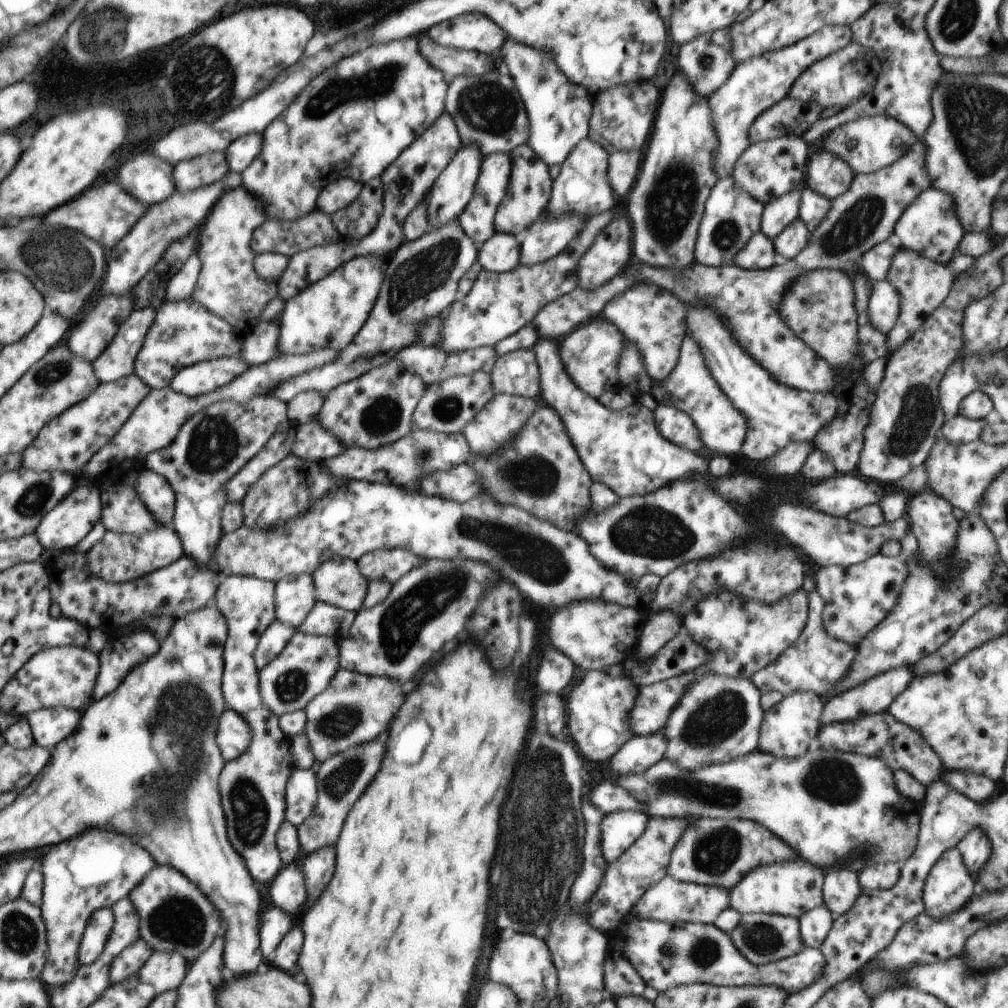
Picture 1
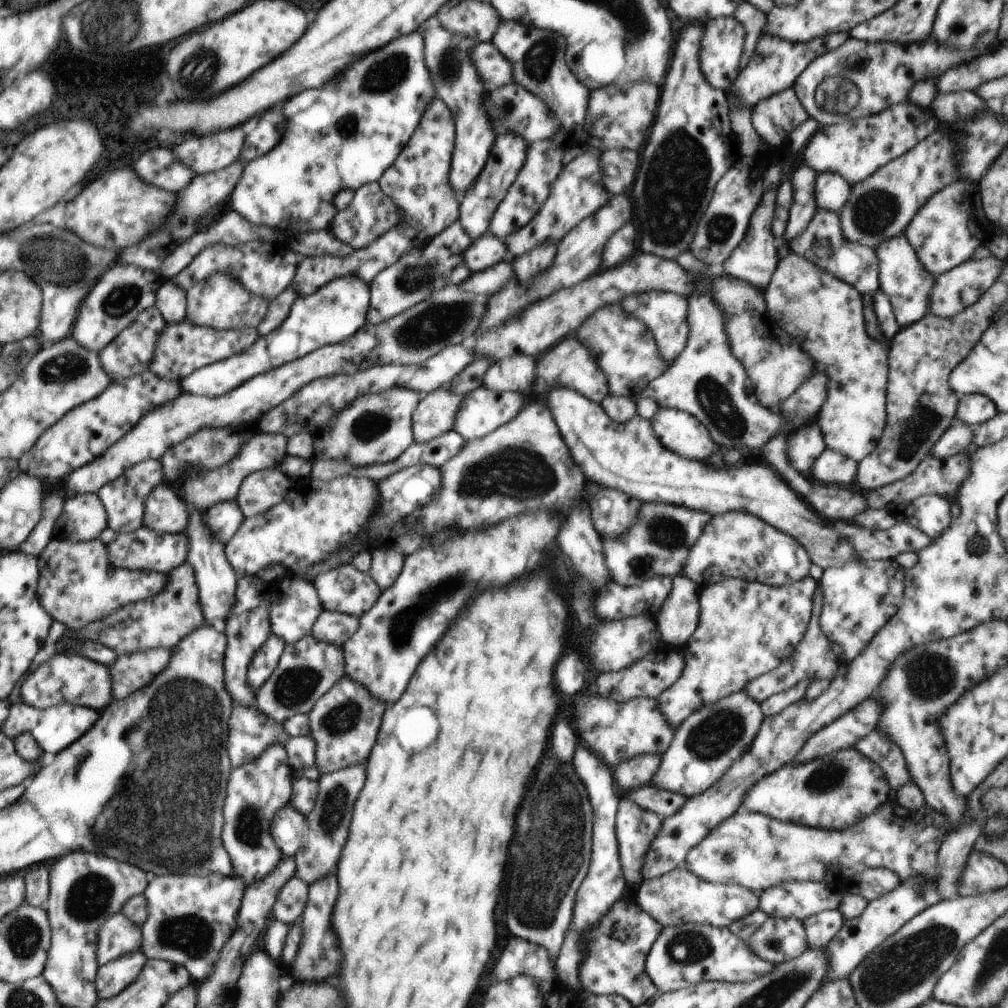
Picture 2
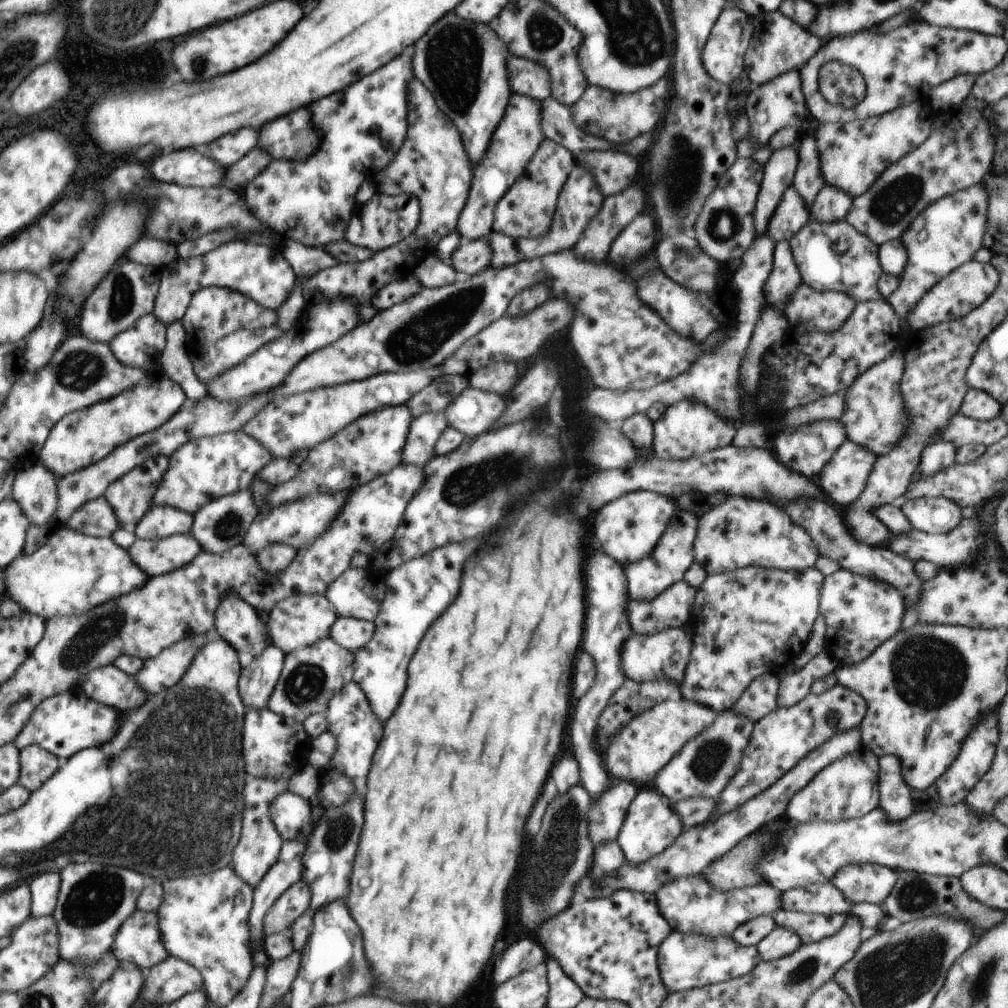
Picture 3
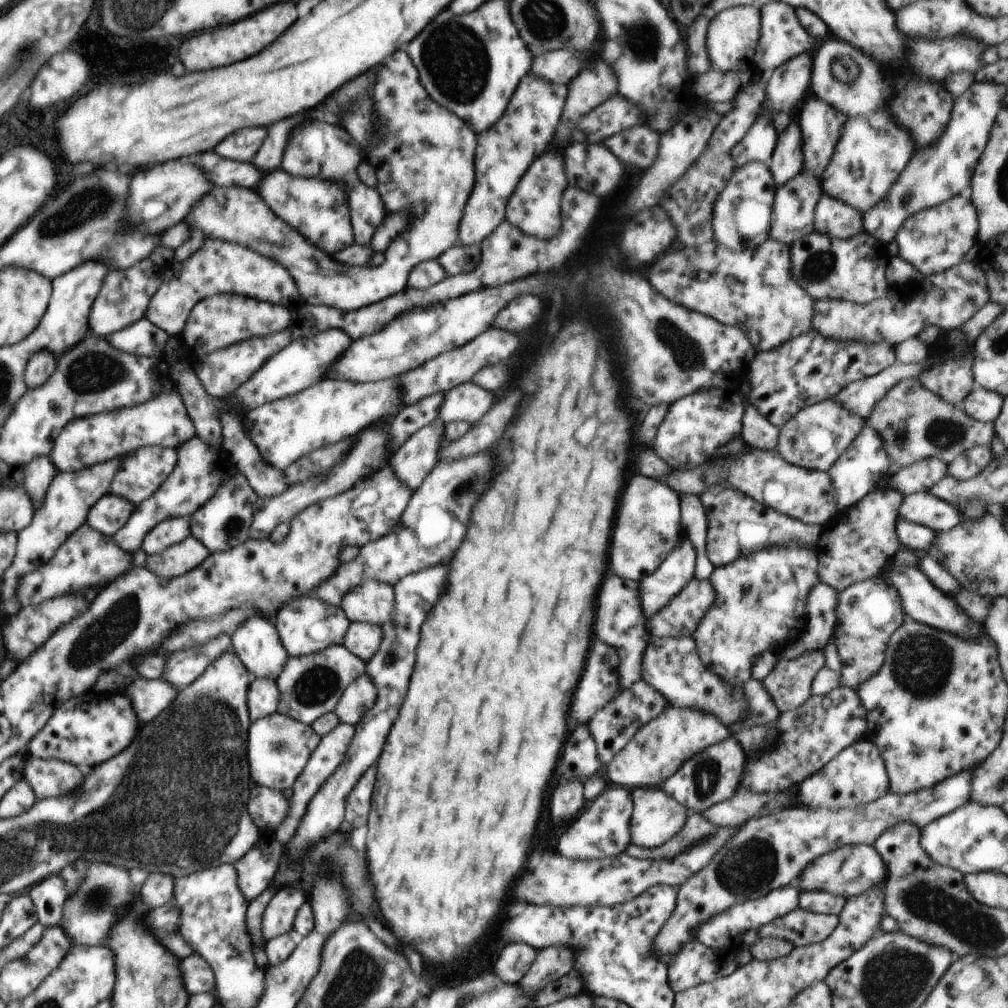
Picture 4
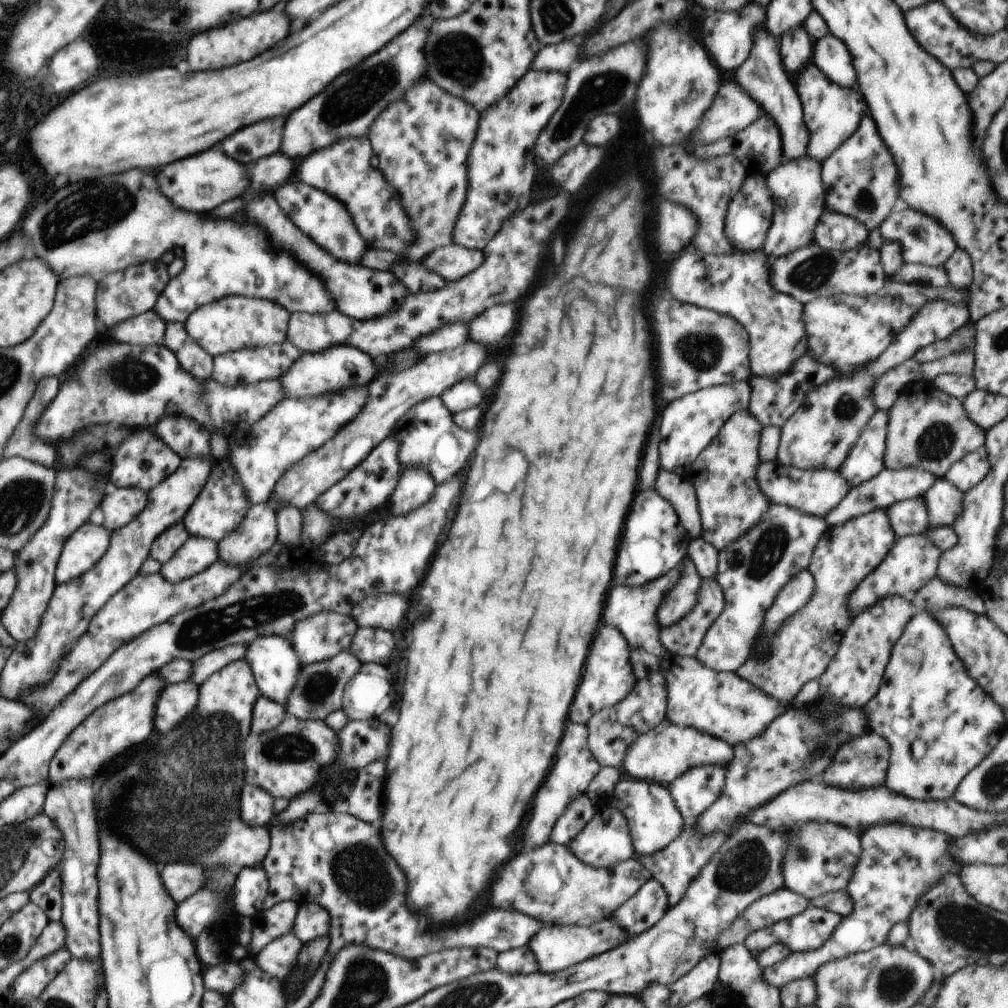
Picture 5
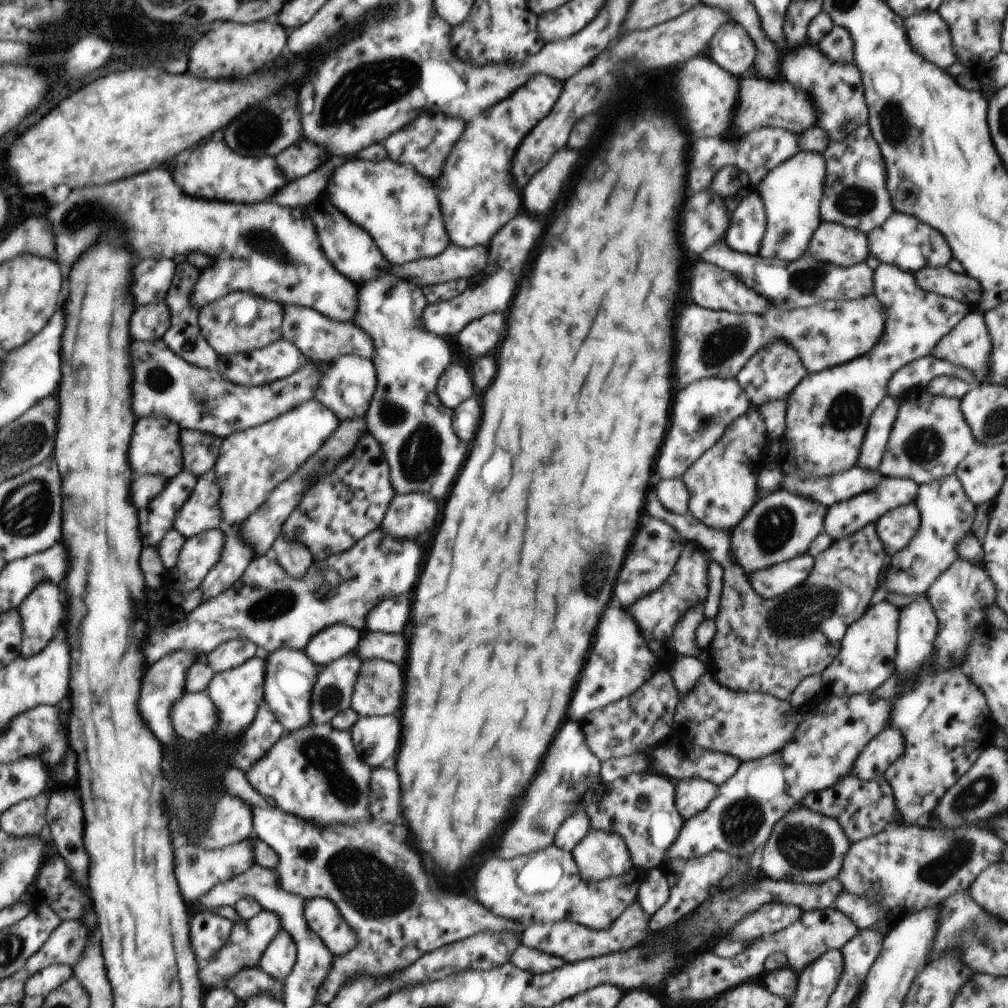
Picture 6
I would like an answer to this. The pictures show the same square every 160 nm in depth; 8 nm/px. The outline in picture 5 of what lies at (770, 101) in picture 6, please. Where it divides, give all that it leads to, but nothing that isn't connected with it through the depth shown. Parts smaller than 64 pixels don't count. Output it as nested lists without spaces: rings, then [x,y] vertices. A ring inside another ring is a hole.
[[[728,80],[716,94],[716,102],[704,122],[692,136],[694,142],[716,142],[718,138],[734,136],[736,132],[748,128],[762,114],[760,104],[756,104],[744,88]]]

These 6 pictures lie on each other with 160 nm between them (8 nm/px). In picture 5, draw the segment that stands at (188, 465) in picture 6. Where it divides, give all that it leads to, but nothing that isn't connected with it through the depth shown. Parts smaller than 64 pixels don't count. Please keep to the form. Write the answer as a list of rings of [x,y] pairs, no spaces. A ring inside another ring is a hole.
[[[170,416],[154,426],[154,432],[180,458],[210,458],[210,433],[192,418]]]

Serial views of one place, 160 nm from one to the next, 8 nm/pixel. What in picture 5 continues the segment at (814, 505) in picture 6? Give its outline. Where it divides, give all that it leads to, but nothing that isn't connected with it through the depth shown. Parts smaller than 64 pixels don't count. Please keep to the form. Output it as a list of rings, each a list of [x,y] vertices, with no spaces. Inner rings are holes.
[[[770,502],[763,517],[752,528],[719,552],[715,580],[723,590],[725,607],[704,636],[704,644],[697,651],[698,660],[706,667],[717,671],[736,672],[740,665],[744,664],[753,644],[756,643],[756,638],[760,636],[766,609],[791,576],[807,569],[816,545],[826,536],[829,528],[825,518],[820,515],[808,514],[782,503]]]

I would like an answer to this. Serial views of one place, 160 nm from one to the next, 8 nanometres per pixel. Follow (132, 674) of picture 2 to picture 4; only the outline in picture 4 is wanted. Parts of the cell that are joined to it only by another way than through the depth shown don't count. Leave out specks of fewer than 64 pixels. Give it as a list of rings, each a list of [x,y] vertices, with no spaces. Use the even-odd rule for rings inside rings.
[[[223,635],[203,646],[177,651],[167,658],[164,680],[178,690],[193,684],[221,655],[232,652],[231,637]]]

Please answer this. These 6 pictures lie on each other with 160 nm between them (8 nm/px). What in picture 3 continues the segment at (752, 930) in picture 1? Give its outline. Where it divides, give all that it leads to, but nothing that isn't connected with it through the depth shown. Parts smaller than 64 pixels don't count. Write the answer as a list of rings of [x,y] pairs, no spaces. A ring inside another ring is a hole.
[[[777,925],[768,936],[760,940],[756,948],[762,961],[770,962],[790,956],[801,945],[800,936],[794,930]]]

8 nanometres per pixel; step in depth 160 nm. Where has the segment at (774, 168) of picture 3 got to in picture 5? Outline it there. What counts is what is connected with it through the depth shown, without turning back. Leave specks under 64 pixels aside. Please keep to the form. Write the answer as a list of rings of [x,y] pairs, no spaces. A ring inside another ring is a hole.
[[[764,28],[754,30],[754,48],[748,56],[748,60],[738,68],[736,80],[740,86],[750,90],[750,96],[766,108],[776,118],[776,124],[781,132],[781,142],[784,144],[783,158],[790,160],[800,158],[806,154],[808,146],[808,129],[804,126],[804,116],[802,116],[802,106],[796,94],[796,88],[792,86],[786,70],[782,68],[782,60],[778,54],[778,44],[772,38],[772,33],[766,32]]]

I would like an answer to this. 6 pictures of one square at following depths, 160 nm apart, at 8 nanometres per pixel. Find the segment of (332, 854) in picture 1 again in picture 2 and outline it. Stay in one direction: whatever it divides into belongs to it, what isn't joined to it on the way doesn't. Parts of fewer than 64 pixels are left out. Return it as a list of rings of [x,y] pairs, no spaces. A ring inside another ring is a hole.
[[[336,876],[324,878],[324,882],[316,882],[309,885],[307,905],[300,918],[300,924],[304,928],[304,936],[300,942],[298,956],[294,958],[292,972],[296,976],[296,982],[320,982],[328,976],[338,976],[342,968],[342,954],[338,948],[336,932],[332,930],[332,908],[338,898],[338,882]]]

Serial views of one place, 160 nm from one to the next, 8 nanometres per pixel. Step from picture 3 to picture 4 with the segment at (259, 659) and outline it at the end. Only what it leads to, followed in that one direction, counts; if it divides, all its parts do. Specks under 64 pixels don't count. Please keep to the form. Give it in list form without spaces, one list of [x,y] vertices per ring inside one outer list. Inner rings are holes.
[[[254,678],[248,688],[246,706],[251,722],[277,712],[279,692],[274,678]]]

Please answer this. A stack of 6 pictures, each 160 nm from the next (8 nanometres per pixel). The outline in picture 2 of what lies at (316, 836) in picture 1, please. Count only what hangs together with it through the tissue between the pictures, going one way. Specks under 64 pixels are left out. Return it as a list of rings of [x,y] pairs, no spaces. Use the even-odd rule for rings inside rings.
[[[366,765],[349,766],[335,773],[321,775],[318,781],[319,793],[315,807],[306,815],[309,826],[308,838],[293,856],[296,861],[298,876],[306,884],[314,884],[320,878],[326,878],[336,870],[340,852],[348,838],[348,826],[352,820],[352,808],[360,791],[365,785]]]

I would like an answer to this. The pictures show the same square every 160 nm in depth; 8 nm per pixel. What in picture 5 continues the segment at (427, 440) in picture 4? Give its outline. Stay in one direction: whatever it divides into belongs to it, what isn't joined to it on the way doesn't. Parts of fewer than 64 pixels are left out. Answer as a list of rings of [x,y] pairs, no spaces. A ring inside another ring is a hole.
[[[401,468],[398,484],[390,497],[393,516],[404,516],[418,506],[424,506],[435,490],[434,478],[424,468]]]

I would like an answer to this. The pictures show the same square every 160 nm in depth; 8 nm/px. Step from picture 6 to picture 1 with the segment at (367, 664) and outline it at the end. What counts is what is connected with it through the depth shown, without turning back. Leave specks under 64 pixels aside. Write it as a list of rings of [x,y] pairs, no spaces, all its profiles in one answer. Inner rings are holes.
[[[339,668],[330,684],[326,687],[326,690],[316,695],[304,709],[307,716],[305,733],[309,738],[315,760],[323,763],[338,753],[343,753],[358,745],[364,745],[385,735],[391,720],[403,703],[404,693],[402,686],[386,677],[366,676]]]

